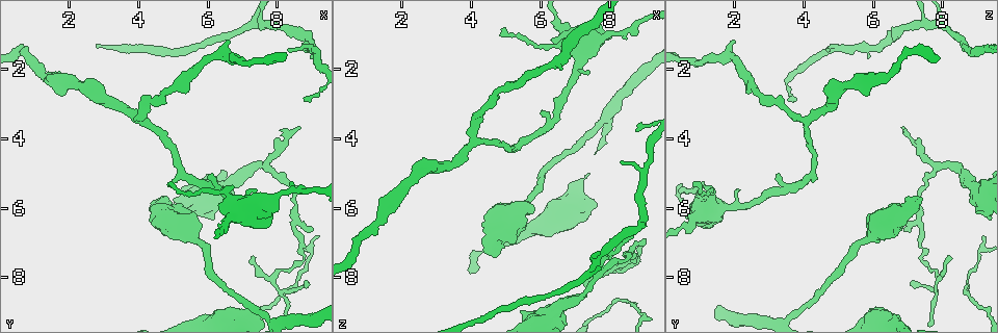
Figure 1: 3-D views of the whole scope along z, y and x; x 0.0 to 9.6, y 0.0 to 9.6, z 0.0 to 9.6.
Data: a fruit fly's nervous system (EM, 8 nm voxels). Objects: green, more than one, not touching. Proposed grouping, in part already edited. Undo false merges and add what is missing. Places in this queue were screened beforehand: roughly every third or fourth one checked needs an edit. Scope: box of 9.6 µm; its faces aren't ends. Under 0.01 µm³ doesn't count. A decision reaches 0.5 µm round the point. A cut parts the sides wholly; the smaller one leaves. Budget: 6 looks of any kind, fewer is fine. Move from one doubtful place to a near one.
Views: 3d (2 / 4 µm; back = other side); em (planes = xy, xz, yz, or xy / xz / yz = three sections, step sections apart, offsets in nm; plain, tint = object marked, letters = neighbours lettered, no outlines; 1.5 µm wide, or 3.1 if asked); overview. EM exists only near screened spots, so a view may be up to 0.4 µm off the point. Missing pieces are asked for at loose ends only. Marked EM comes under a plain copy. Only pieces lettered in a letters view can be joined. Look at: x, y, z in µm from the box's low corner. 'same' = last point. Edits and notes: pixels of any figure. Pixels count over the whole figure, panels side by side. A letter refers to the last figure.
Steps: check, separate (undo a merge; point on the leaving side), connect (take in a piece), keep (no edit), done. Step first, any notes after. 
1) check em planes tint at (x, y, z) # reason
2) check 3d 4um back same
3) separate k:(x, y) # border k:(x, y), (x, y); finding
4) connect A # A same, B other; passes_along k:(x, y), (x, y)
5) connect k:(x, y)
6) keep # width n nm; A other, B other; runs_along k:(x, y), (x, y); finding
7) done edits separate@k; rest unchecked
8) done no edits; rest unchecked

check em planes letters at (4.65, 5.75, 7.40) # thick end

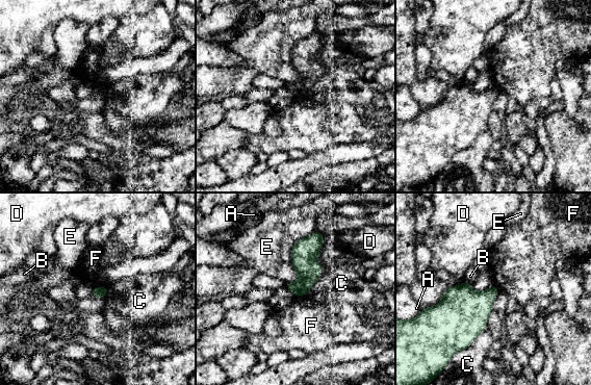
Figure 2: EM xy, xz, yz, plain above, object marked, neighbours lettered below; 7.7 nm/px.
keep # A other, B other, C other, D other, E other, F other; border 2:(94, 286), (106, 286), (108, 288); none of them fits

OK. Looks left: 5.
check em xz step 4 letters at (7.75, 9.10, 3.50) # two arms in line, one across

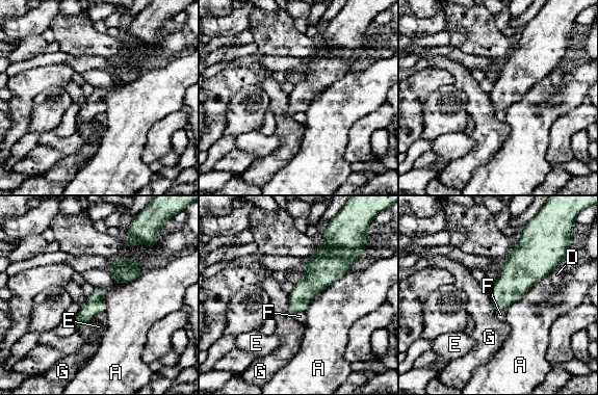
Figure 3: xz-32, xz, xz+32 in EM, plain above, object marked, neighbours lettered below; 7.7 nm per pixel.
keep # width 140 nm; A other, D other, E other, F other, G other; border 3:(349, 270), (315, 295), (304, 311); one cell here

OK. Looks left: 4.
check 3d 4um at (4.15, 3.50, 4.05) # three arms meet

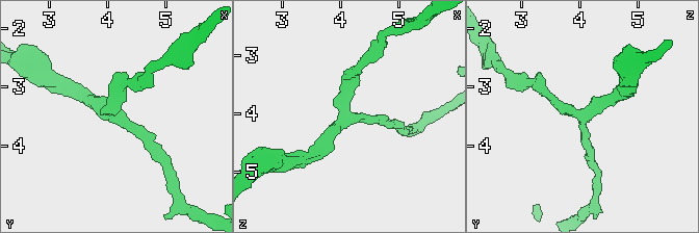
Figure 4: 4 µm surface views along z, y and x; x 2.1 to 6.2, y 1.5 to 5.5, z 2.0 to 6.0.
check em xz step 4 letters at (4.05, 3.45, 4.00) # arms 3; arm_widths 170, 220, 220 nm

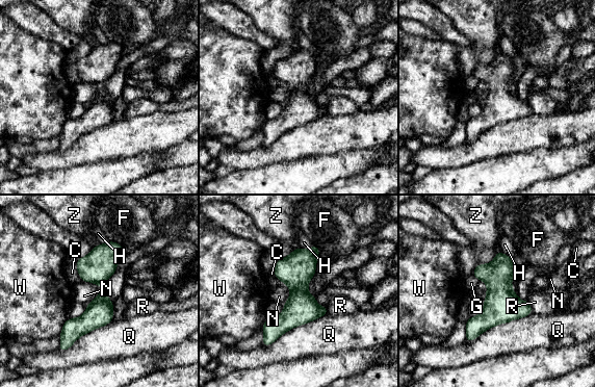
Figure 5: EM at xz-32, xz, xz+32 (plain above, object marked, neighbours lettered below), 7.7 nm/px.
keep # width 220 nm; C other, F other, G other, H other, N other, Q other, R other, W other, Z other; border 5:(82, 280), (100, 287), (87, 304); continuous, no second cell

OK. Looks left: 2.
done no edits; rest unchecked

